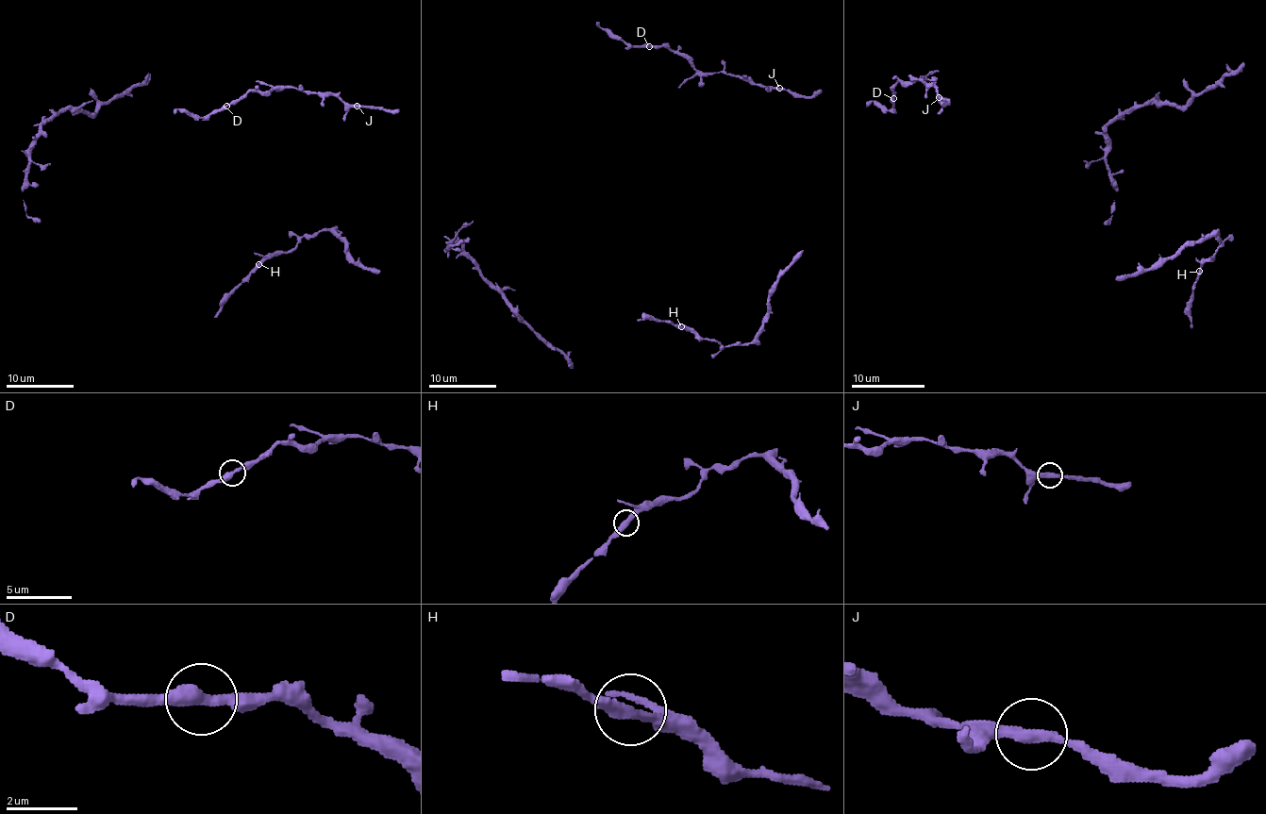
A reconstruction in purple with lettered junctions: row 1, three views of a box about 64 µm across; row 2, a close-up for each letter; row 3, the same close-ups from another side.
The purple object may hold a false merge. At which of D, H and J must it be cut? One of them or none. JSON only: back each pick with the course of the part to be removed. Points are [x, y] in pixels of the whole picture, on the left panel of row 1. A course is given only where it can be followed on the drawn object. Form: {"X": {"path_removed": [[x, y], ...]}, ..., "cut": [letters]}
{"cut": []}

